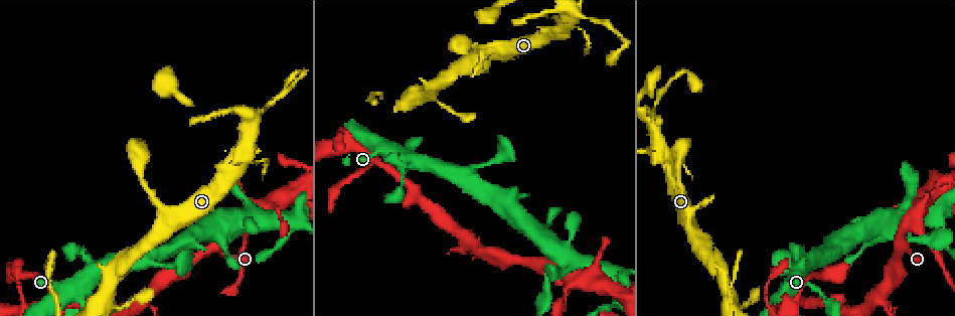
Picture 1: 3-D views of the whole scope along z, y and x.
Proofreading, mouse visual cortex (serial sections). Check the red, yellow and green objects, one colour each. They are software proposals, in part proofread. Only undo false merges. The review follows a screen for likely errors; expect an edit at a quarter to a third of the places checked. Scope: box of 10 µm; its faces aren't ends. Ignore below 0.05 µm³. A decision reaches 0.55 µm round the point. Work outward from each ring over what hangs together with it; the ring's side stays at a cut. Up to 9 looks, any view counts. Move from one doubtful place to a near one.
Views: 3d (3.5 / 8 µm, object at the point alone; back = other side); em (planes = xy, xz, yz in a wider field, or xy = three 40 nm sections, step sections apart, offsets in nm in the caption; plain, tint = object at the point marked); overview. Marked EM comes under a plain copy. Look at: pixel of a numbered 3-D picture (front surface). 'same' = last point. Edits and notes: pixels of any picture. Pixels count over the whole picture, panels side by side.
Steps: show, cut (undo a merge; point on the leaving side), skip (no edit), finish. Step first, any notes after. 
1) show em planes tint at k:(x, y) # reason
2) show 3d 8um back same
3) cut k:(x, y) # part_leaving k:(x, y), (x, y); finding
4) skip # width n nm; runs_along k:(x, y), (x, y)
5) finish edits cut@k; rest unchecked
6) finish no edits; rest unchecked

show 3d 3.5um at 1:(71, 291) # sharp bend

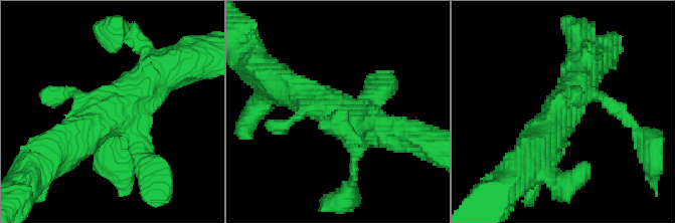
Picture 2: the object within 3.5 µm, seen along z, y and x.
show em xy step 3 tint at 2:(565, 108) # arms 4; arm_widths 200, 200, 250, 500 nm

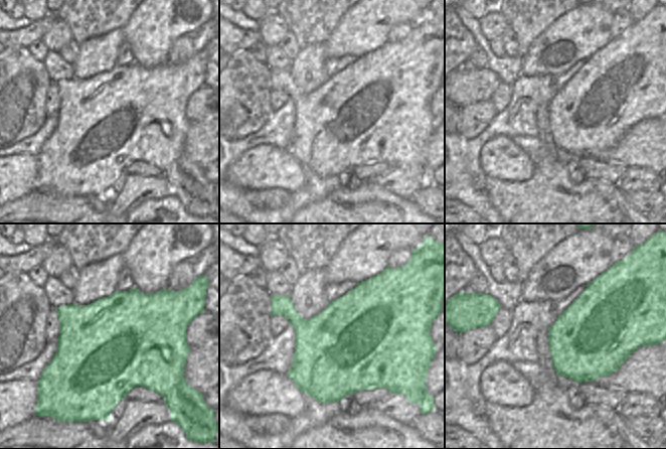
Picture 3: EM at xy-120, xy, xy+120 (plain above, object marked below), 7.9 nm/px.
skip # runs_along 2:(74, 94), (112, 110), (182, 63); continuous, no second cell

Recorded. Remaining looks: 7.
show 3d 3.5um back at 1:(433, 92) # side arm on a straight run

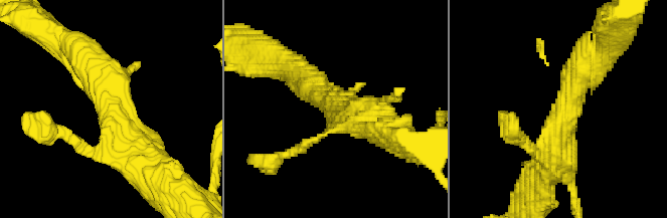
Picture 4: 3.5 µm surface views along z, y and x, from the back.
show em xy step 5 tint at 4:(336, 113) # arms 3; arm_widths 150, 450, 500 nm

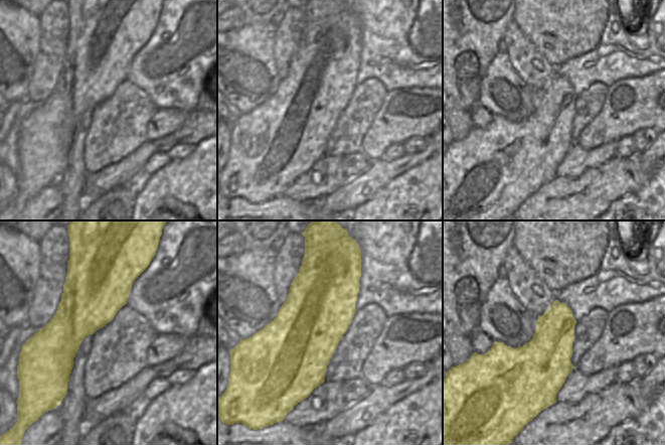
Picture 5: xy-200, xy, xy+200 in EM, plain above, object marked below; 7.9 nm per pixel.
show em xy step 1 tint same # another direction

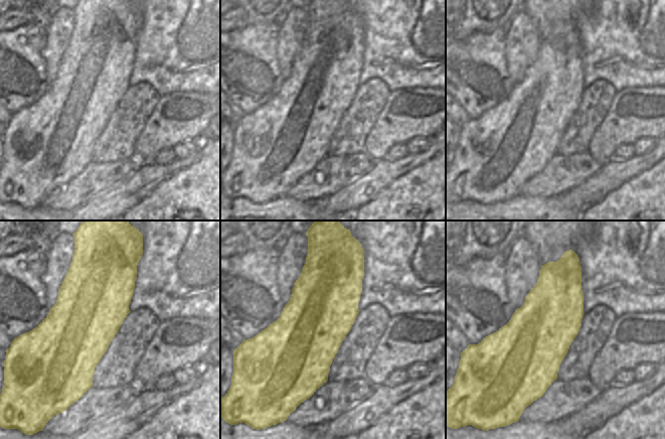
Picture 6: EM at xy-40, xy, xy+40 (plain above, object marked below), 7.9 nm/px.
skip # runs_along 4:(85, 64), (156, 172); continuous, no second cell

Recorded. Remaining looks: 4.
show 3d 8um at 1:(656, 104) # sudden change in width

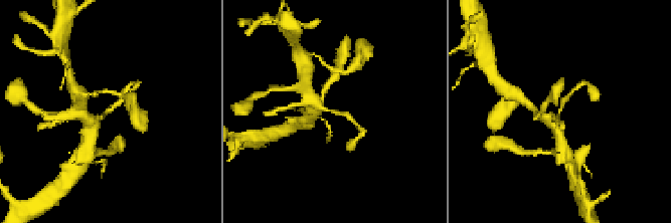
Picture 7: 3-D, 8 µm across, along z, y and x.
show em xy step 3 tint same # arm_widths 150, 350 nm; shape alone is not enough

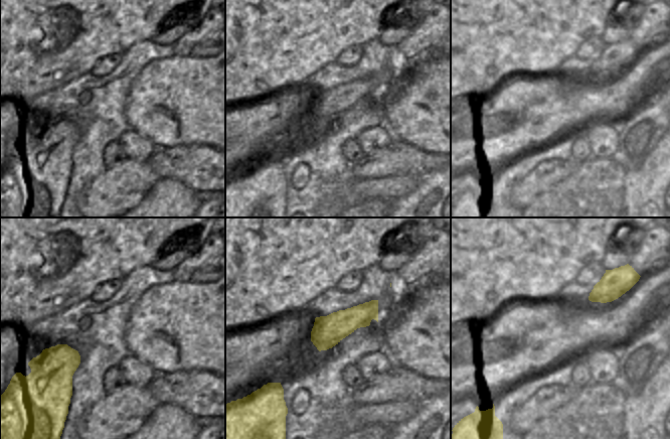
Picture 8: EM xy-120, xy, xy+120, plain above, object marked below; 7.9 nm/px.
skip # width 240 nm; runs_along 7:(93, 132), (102, 116), (129, 91); one cell here

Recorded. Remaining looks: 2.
show 3d 3.5um at 1:(909, 221) # four arms meet

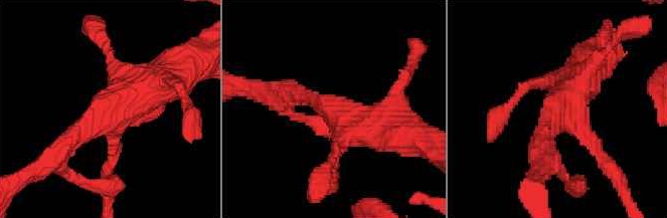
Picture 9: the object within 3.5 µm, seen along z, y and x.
show em xy step 3 tint at 9:(110, 107) # arms 4; arm_widths 200, 250, 250, 600 nm; need the tissue

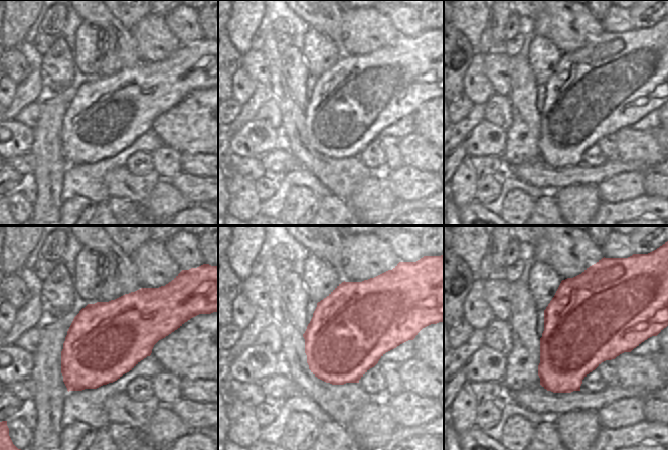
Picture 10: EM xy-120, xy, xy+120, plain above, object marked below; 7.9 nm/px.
skip # runs_along 9:(62, 148), (122, 98), (168, 80); one cell here

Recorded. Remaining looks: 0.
finish no edits; rest unchecked

